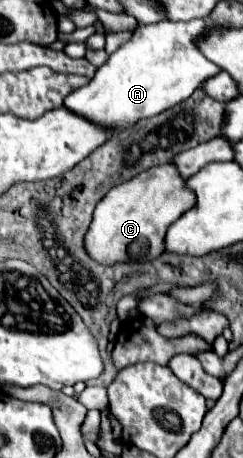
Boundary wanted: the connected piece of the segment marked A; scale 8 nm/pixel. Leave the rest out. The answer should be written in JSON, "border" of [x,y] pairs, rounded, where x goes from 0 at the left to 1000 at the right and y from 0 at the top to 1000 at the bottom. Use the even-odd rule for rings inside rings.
{"border":[[[683,41],[626,55],[568,55],[543,85],[444,124],[444,133],[395,155],[387,172],[263,216],[263,234],[379,269],[477,286],[510,286],[568,260],[634,255],[658,242],[716,234],[774,216],[840,177],[914,155],[856,133],[815,103],[815,90],[872,63],[881,59],[856,41]]]}

